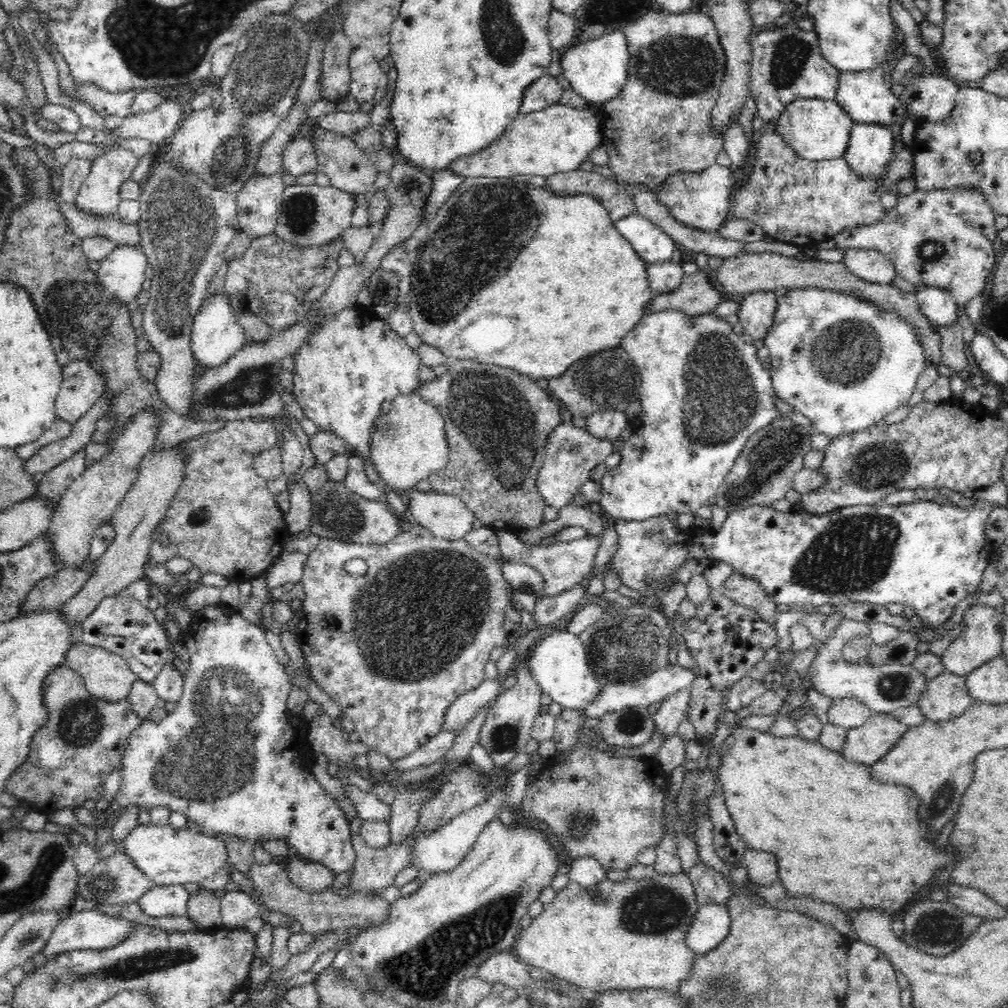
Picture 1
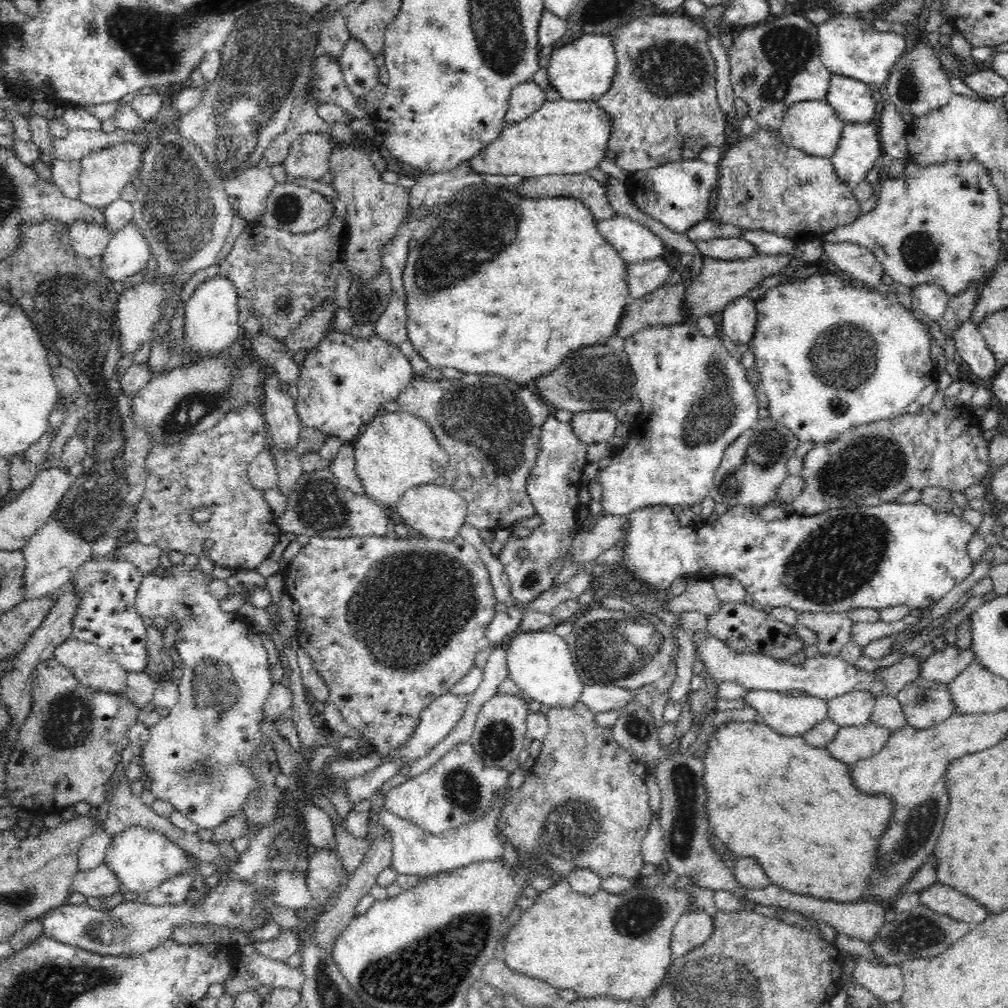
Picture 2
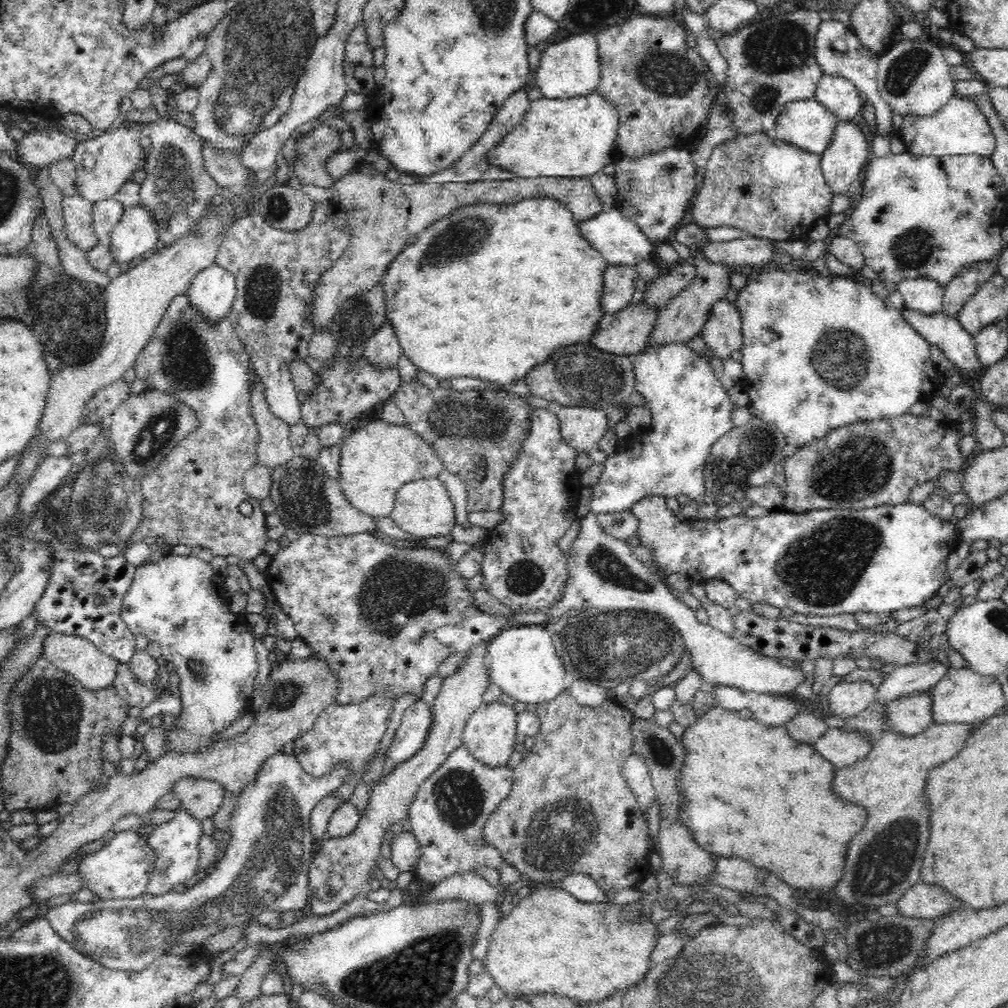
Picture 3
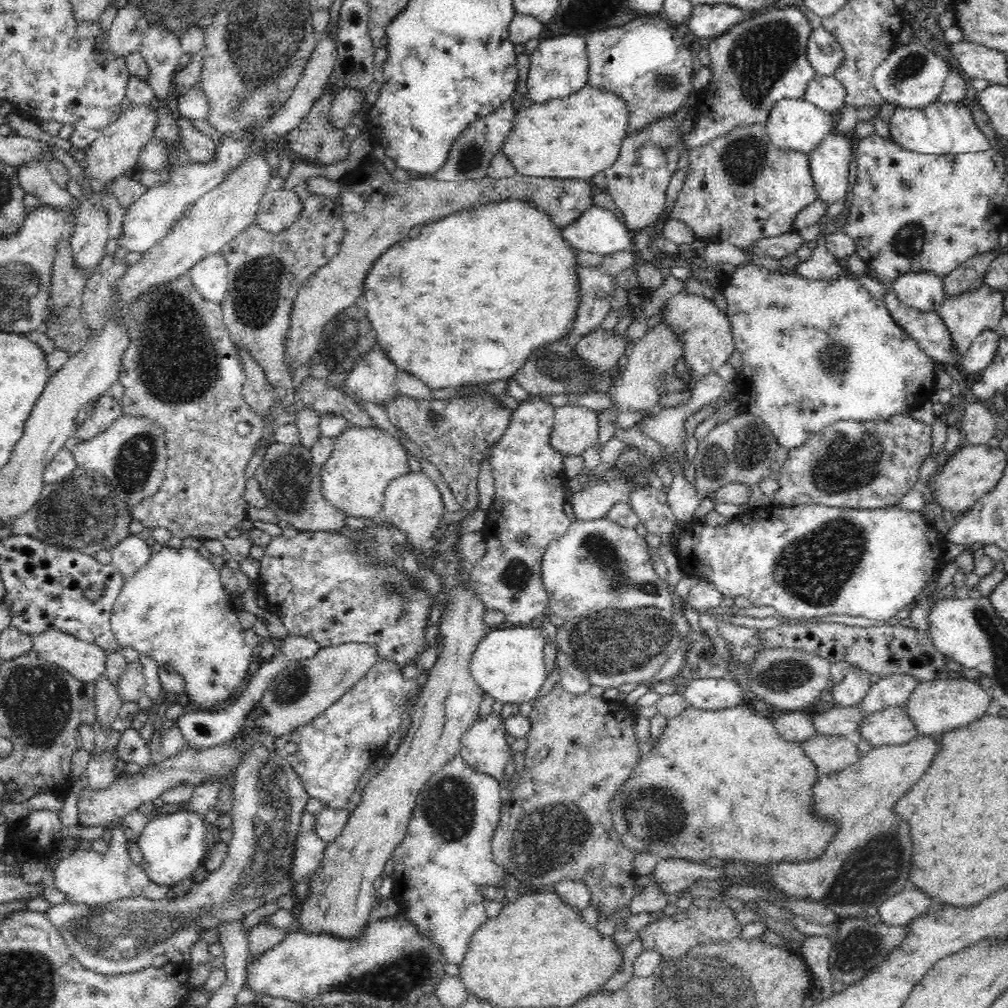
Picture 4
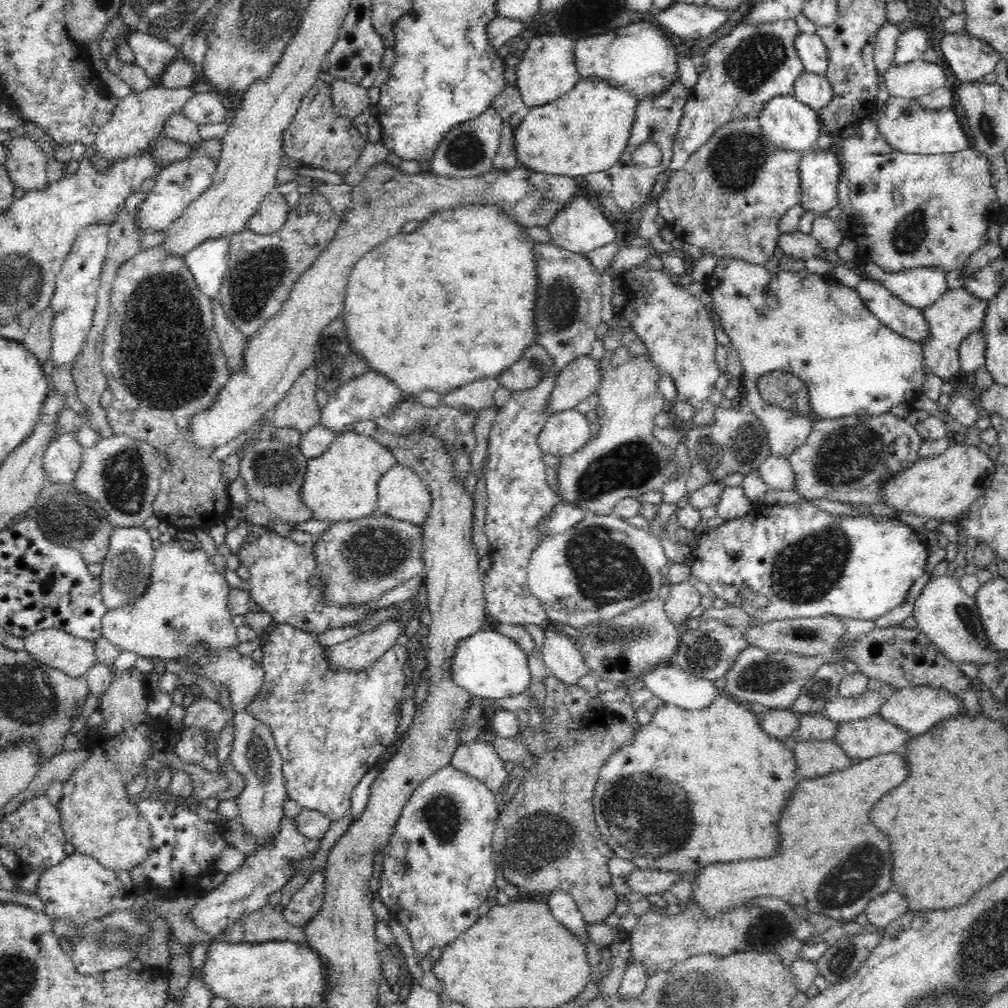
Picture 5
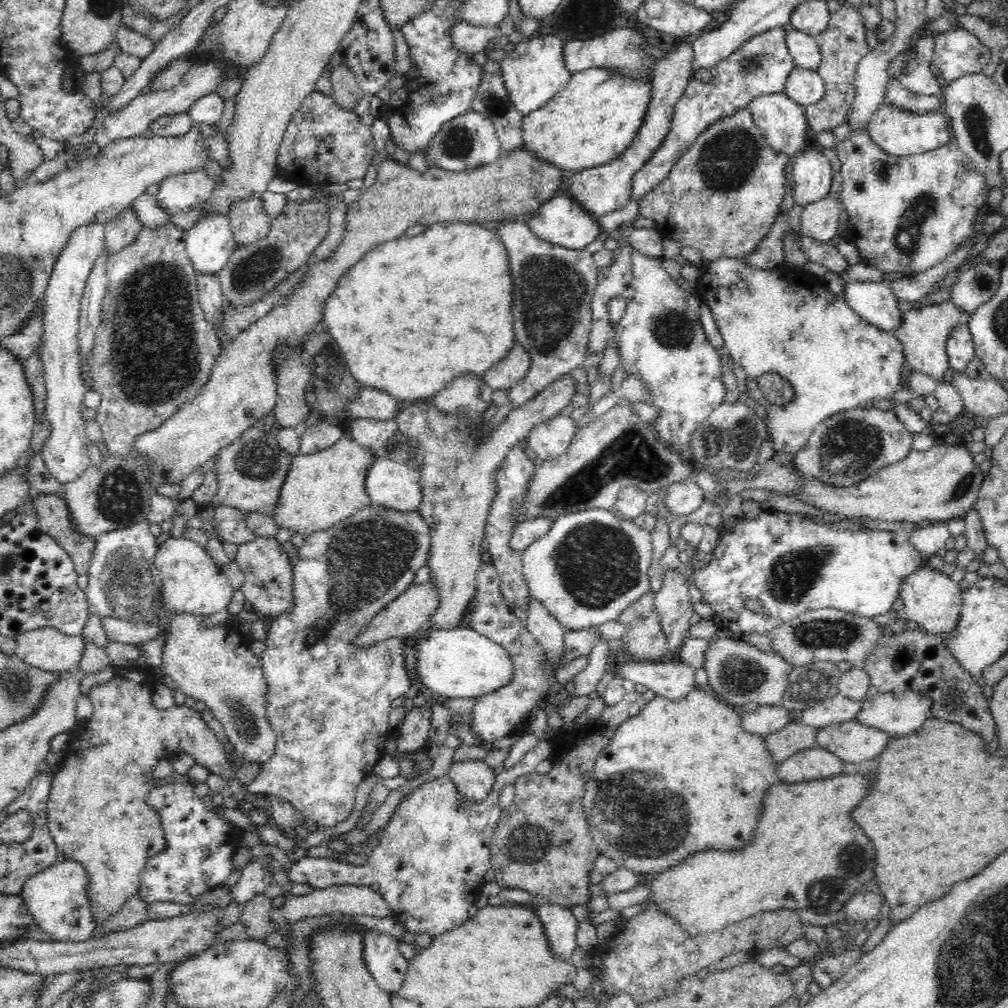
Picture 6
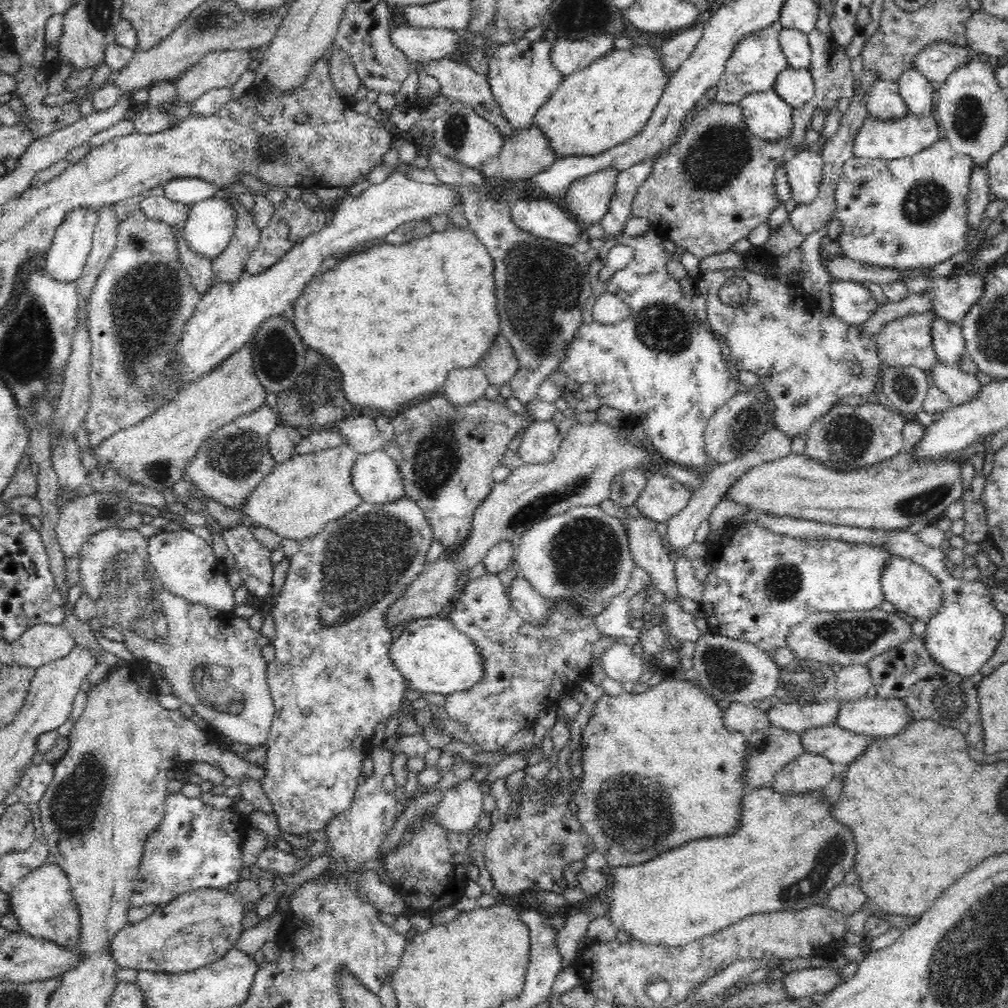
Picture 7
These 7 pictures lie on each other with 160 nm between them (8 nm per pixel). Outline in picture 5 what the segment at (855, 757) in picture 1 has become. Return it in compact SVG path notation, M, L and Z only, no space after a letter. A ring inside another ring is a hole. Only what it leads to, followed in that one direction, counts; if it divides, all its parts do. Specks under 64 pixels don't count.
M833 739L797 741L792 749L798 767L796 775L802 779L824 777L852 766L852 758Z

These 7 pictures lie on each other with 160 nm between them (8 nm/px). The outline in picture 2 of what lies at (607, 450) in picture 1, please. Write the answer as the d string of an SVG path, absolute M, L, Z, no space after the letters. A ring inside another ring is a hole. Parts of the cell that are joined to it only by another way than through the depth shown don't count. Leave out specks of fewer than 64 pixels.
M555 412L547 417L540 434L540 452L526 481L528 498L532 501L536 514L542 518L542 524L533 528L527 537L516 538L510 535L497 555L508 575L515 602L529 603L554 586L554 580L561 569L561 561L572 547L576 534L581 531L578 510L582 504L578 490L582 484L582 471L588 464L588 444L574 435L572 424L560 422ZM522 550L529 550L527 557L518 557Z

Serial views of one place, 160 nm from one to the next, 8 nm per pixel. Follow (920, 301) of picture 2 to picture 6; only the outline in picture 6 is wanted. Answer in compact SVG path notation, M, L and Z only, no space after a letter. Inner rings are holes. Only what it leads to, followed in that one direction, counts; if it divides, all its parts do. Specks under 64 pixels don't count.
M966 241L936 266L924 272L916 273L915 277L912 275L904 276L892 281L890 286L896 299L898 301L917 302L929 294L934 294L938 290L937 282L966 261L966 256L970 254L971 248L970 241Z

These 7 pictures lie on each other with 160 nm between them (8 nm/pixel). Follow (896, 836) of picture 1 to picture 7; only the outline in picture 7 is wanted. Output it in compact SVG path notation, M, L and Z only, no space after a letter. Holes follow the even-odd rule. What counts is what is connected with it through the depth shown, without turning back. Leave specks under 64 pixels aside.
M671 674L664 675L660 683L639 694L622 691L618 696L610 696L604 692L594 704L593 713L580 736L577 759L582 765L582 779L573 785L577 819L583 826L584 833L594 840L595 851L606 857L609 866L637 865L686 842L734 834L740 828L742 817L740 800L748 792L748 787L742 781L747 747L745 737L745 733L728 730L724 726L722 708L696 682L676 680Z

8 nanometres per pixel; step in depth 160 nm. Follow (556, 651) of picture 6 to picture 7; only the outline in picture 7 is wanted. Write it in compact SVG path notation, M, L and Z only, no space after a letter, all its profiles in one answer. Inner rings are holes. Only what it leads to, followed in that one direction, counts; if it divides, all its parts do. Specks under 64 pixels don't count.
M520 573L513 577L510 588L511 604L525 621L538 625L547 623L547 600Z

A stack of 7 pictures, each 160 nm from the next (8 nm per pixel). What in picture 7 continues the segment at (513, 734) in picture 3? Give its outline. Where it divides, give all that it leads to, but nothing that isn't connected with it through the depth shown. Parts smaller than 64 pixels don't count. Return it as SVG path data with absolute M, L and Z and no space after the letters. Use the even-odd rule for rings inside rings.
M472 778L462 781L444 792L432 810L433 820L452 833L472 831L483 814L483 800L480 782Z

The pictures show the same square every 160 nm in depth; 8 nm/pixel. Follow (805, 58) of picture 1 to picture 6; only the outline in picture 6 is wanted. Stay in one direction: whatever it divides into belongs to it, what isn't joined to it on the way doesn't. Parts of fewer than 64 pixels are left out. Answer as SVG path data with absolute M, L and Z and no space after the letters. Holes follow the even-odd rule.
M782 26L750 37L736 52L722 58L712 68L712 78L708 83L692 77L687 84L684 96L675 104L670 132L656 147L651 159L633 176L631 200L639 200L667 176L680 157L694 144L713 122L722 117L734 114L738 109L746 109L752 99L766 94L783 93L788 75L796 66L793 56L789 53L785 38L786 31Z

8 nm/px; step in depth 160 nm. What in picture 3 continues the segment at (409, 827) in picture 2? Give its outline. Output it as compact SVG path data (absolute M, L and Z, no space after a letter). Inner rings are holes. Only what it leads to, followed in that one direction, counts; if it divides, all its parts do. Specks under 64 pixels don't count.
M406 825L404 832L395 836L392 846L386 846L386 850L396 868L404 872L413 872L422 847L418 845L418 839L412 835L409 826Z

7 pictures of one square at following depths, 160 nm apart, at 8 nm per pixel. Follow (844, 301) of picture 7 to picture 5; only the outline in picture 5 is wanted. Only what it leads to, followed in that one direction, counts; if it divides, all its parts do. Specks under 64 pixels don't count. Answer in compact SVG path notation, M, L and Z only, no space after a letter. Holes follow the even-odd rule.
M861 279L855 290L864 301L864 305L872 310L872 314L882 322L882 325L902 337L918 342L930 337L930 328L920 309L906 305L880 281Z

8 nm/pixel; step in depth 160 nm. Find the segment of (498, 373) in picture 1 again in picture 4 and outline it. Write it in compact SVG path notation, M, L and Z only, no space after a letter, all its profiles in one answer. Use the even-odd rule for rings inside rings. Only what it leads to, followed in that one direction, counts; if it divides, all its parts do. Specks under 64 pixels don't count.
M398 394L385 406L390 418L390 424L400 429L414 444L420 446L423 457L429 460L441 472L446 484L452 490L458 504L464 510L478 509L478 469L484 459L492 456L493 448L504 438L504 434L512 420L512 409L502 406L489 394L474 394L473 396L460 396L452 400L418 400L410 396Z

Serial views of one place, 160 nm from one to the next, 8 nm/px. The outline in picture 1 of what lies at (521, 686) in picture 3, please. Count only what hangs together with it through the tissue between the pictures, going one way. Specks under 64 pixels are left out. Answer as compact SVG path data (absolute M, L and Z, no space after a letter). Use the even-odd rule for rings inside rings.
M556 629L547 633L523 658L527 661L530 674L542 692L551 696L552 700L564 709L584 711L604 686L597 680L595 672L588 664L588 653L579 635L570 634L567 630Z

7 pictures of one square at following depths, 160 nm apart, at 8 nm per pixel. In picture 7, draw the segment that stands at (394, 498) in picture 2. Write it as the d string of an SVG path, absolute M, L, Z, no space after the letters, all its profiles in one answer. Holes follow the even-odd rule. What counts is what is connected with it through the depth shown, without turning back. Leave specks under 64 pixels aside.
M346 442L334 448L318 450L308 454L294 454L284 462L277 464L252 491L245 500L241 511L250 517L253 525L269 528L280 535L280 538L292 538L302 541L306 537L318 534L329 522L352 513L363 502L352 484L351 468L359 452Z

